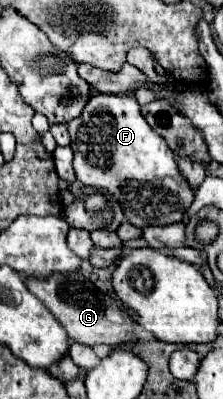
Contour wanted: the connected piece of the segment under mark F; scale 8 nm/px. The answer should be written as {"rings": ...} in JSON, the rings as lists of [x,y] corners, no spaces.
{"rings":[[[95,94],[89,98],[87,106],[83,108],[83,114],[79,118],[67,122],[67,130],[69,130],[69,138],[71,138],[69,146],[75,154],[73,166],[75,166],[77,180],[83,182],[85,186],[109,190],[119,200],[125,216],[129,218],[129,222],[133,226],[147,228],[147,226],[163,226],[163,224],[179,222],[181,214],[191,206],[195,192],[181,178],[181,172],[175,162],[175,154],[167,148],[163,138],[159,138],[159,134],[155,134],[155,130],[151,130],[151,126],[141,116],[135,96]]]}

